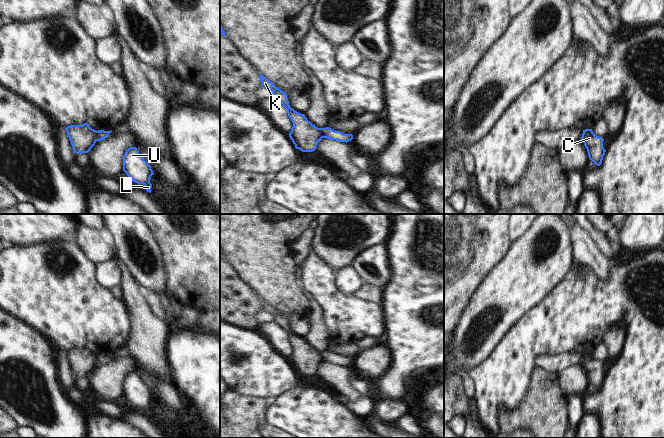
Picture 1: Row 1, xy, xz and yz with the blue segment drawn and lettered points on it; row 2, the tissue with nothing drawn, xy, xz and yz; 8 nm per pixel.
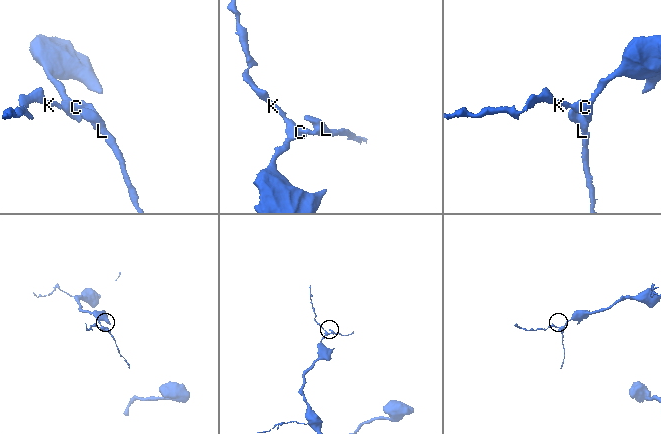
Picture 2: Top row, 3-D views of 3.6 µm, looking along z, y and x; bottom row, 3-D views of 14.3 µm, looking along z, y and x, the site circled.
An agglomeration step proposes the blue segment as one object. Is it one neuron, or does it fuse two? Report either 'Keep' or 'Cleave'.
Cleave

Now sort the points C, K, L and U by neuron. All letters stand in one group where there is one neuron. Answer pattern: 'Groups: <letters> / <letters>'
Groups: C K / L U

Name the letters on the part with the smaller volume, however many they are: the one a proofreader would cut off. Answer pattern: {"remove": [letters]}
{"remove": ["L", "U"]}

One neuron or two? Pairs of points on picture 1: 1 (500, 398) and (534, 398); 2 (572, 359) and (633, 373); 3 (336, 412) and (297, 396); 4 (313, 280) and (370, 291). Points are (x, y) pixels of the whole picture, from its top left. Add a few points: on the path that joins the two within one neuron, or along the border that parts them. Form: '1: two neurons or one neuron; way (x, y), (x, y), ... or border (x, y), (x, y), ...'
1: two neurons; border (532, 376), (520, 405), (512, 411), (502, 409)
2: two neurons; border (582, 353), (561, 352), (557, 354)
3: one neuron; way (326, 412), (313, 412), (307, 406)
4: two neurons; border (354, 294), (360, 298), (377, 303)

